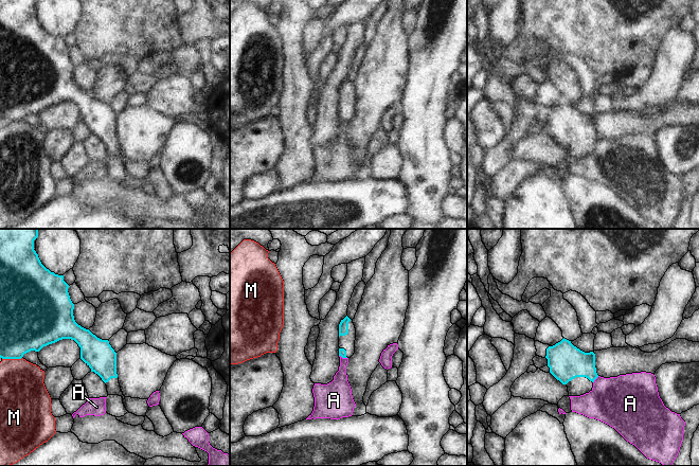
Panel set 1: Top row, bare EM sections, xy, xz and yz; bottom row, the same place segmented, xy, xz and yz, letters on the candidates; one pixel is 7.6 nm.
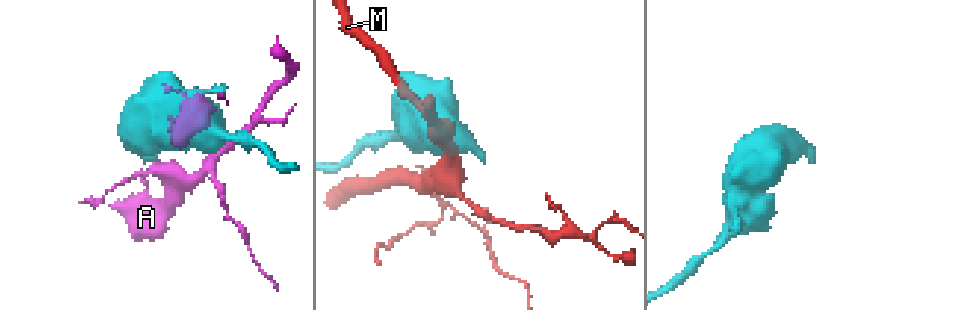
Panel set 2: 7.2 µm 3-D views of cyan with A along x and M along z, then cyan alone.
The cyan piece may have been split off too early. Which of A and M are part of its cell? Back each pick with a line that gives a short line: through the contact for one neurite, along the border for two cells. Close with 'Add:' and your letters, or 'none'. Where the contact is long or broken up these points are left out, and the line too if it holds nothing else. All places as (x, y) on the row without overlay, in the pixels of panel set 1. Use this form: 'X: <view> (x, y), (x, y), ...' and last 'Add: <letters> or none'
Add: none

